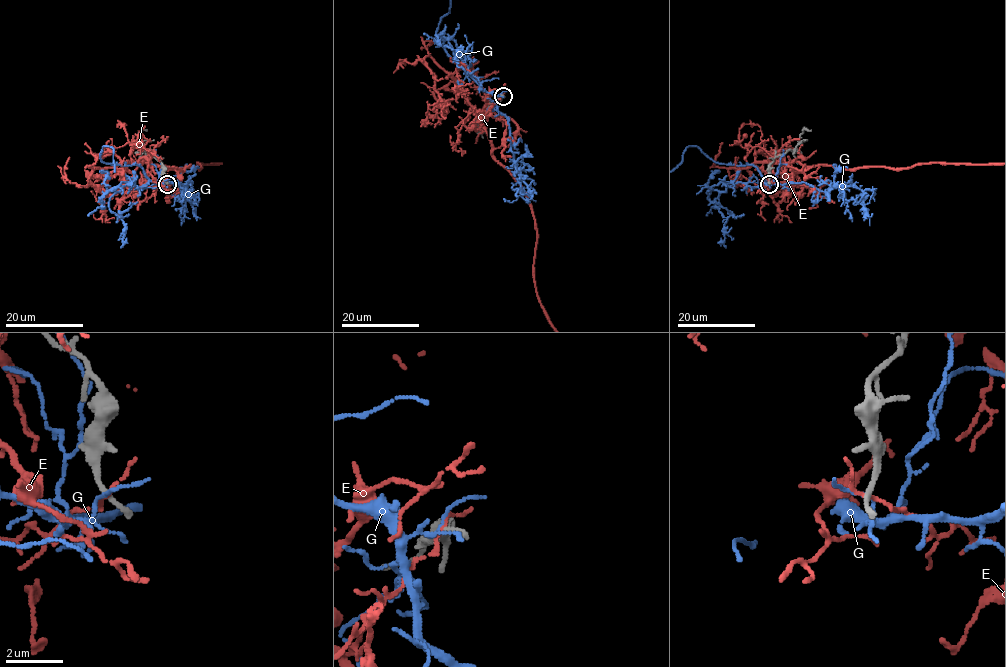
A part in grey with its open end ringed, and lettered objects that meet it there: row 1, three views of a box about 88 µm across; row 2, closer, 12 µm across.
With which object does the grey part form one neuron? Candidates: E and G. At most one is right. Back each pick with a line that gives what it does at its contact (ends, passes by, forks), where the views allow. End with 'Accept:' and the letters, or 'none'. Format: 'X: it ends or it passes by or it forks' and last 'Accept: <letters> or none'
Accept: none

